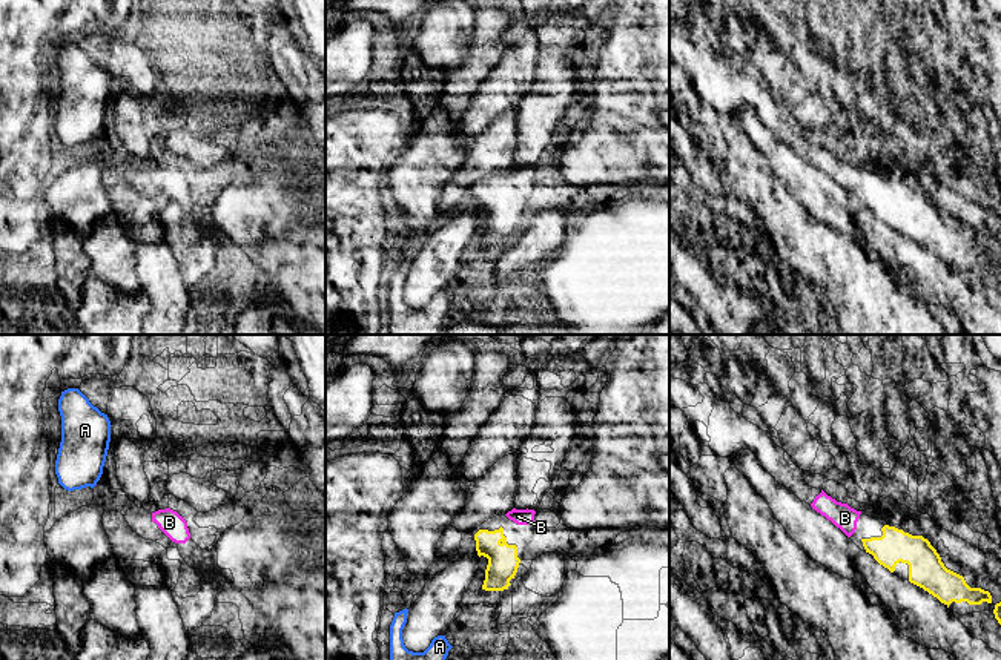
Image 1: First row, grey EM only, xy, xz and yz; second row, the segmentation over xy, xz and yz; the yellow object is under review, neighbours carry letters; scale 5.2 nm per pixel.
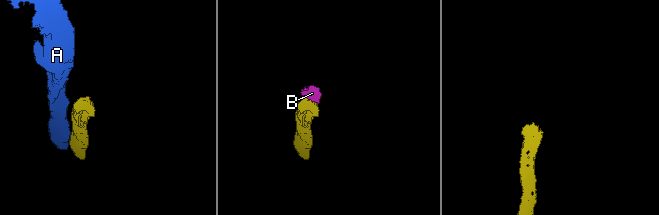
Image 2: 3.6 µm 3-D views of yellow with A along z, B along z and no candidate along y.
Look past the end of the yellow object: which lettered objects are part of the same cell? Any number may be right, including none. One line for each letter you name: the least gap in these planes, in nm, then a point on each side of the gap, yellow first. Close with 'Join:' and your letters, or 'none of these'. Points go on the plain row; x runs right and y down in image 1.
B: 60 nm | yz (862, 195), (854, 188)
Join: B

